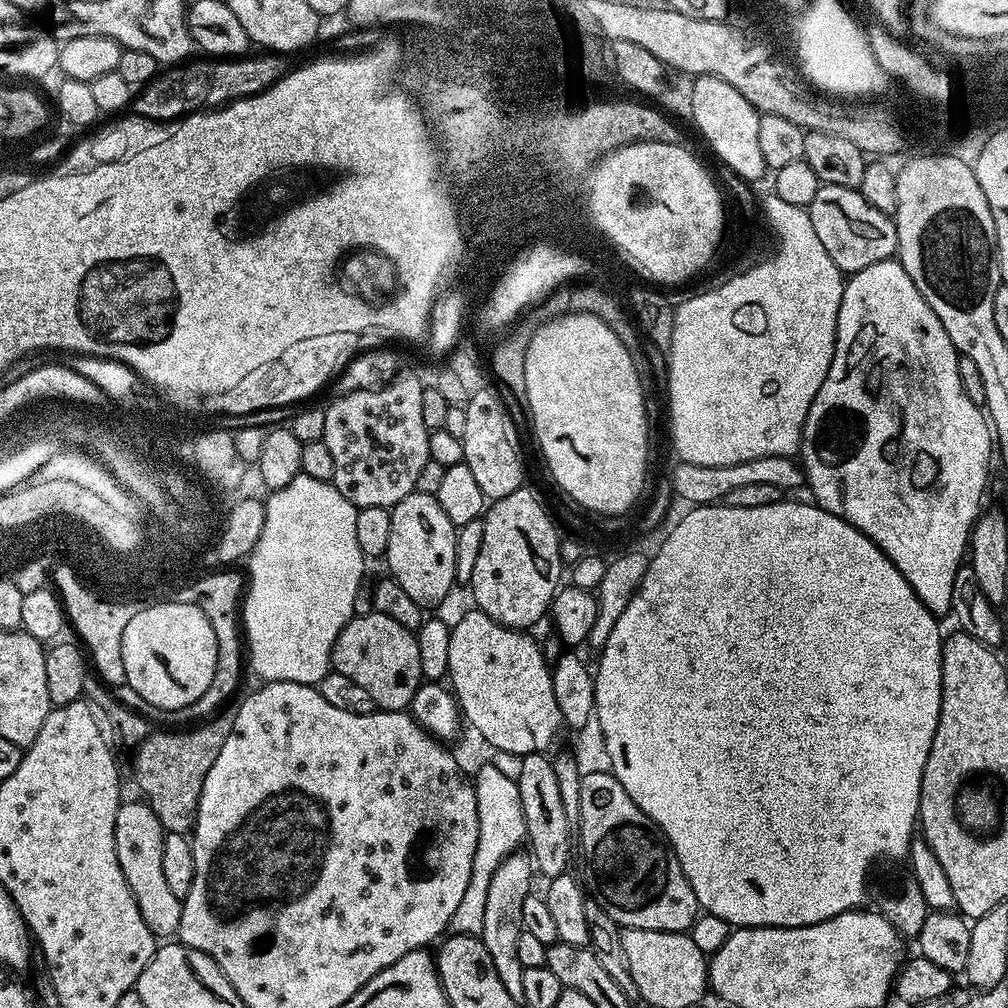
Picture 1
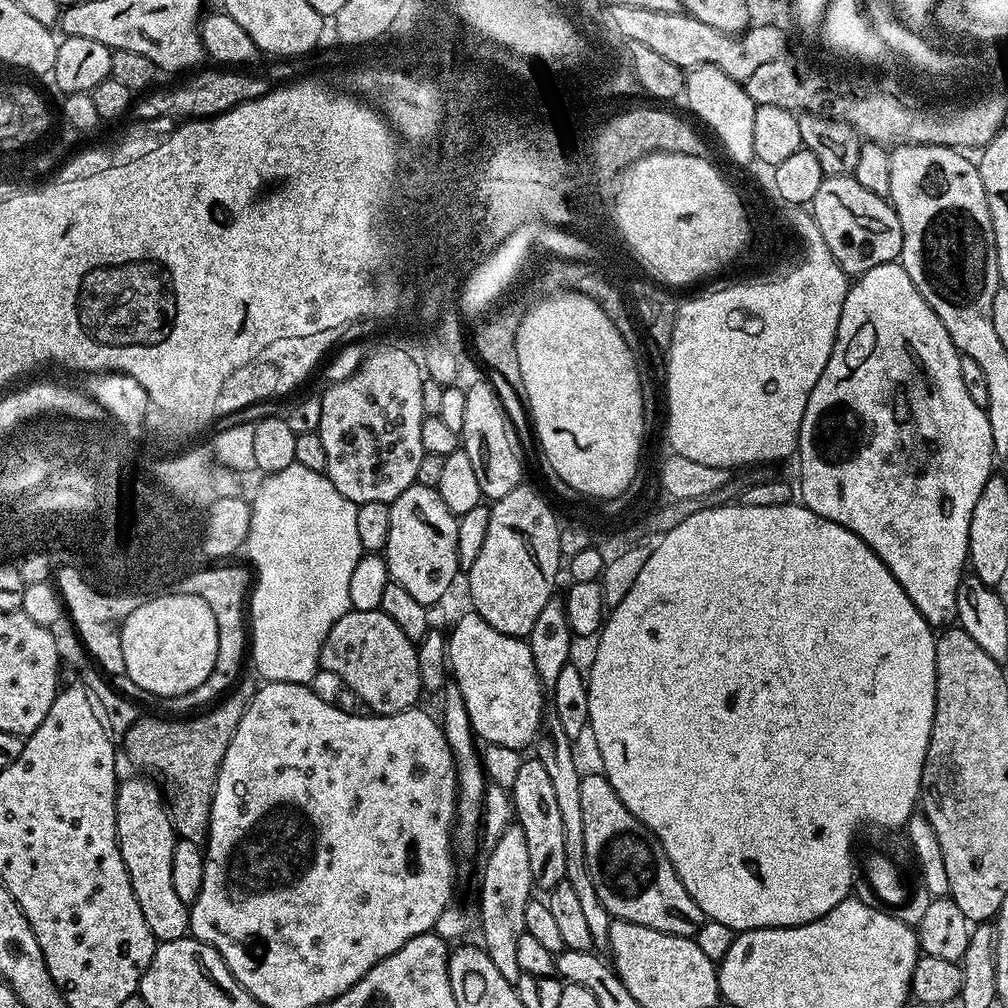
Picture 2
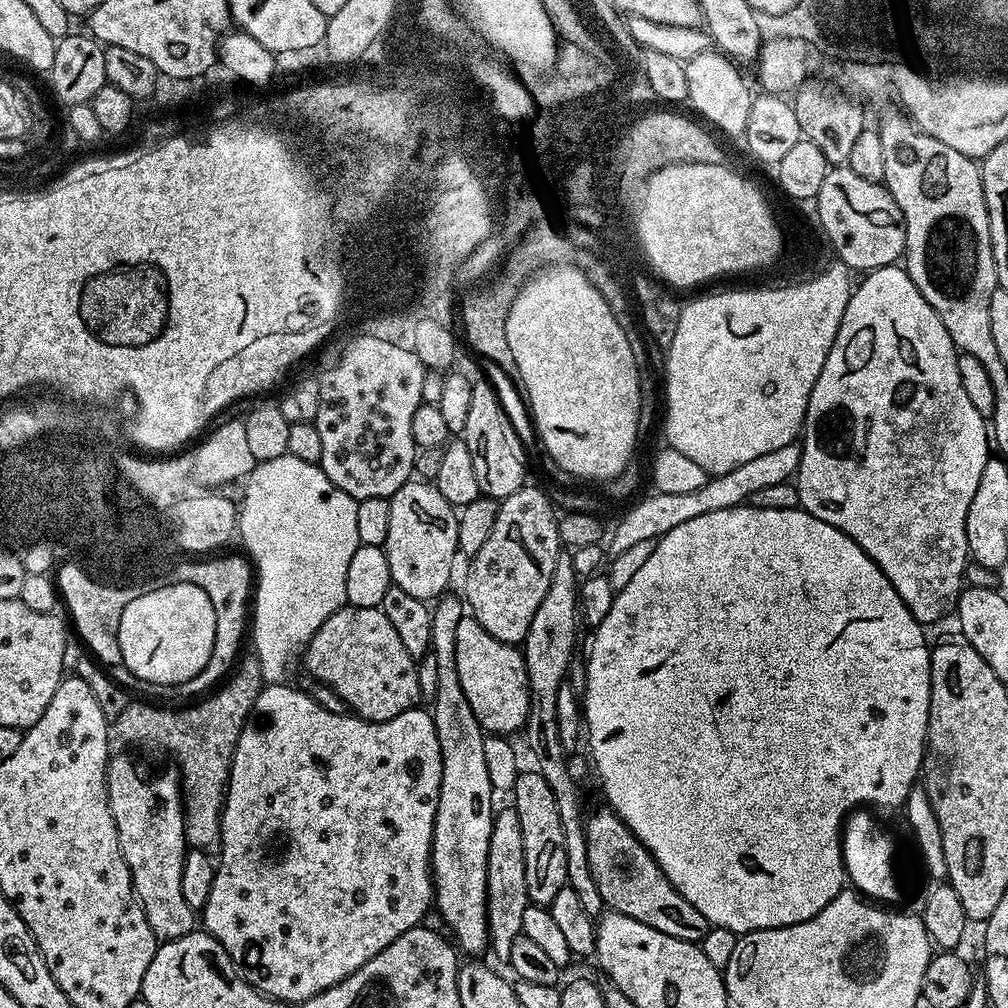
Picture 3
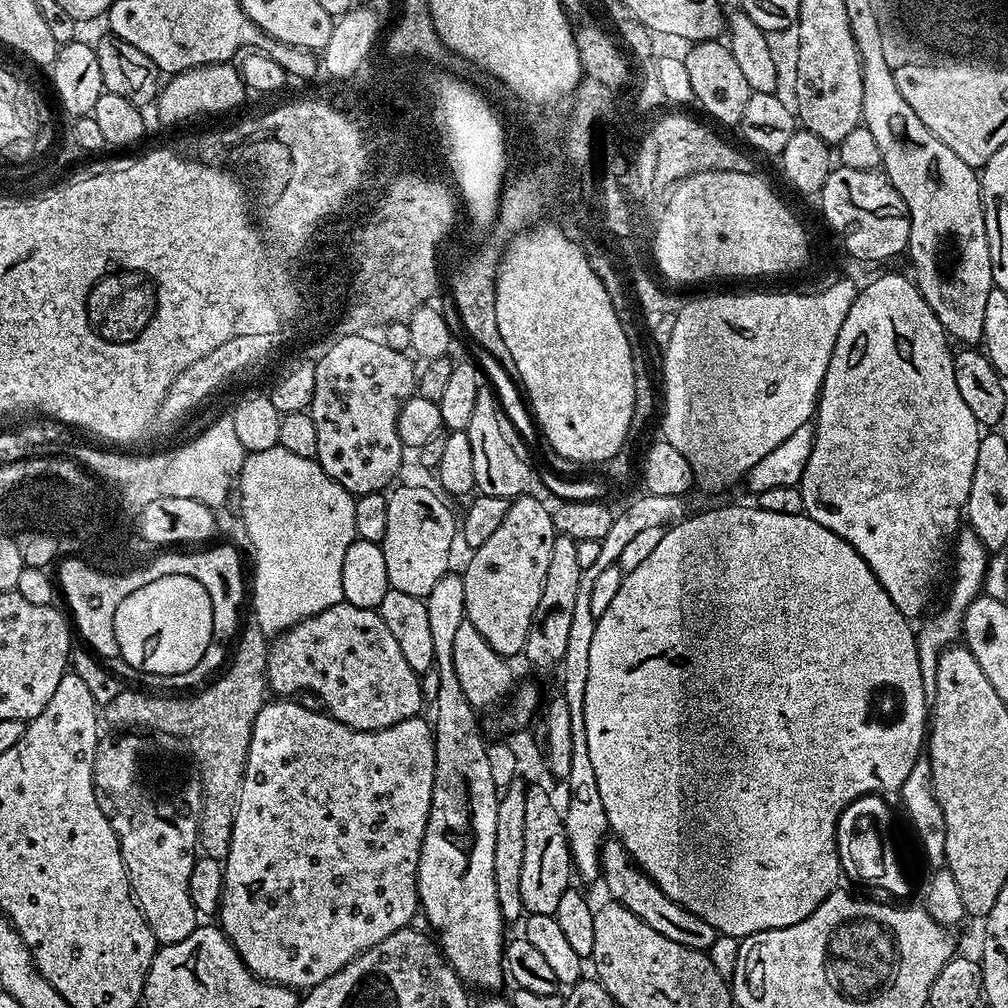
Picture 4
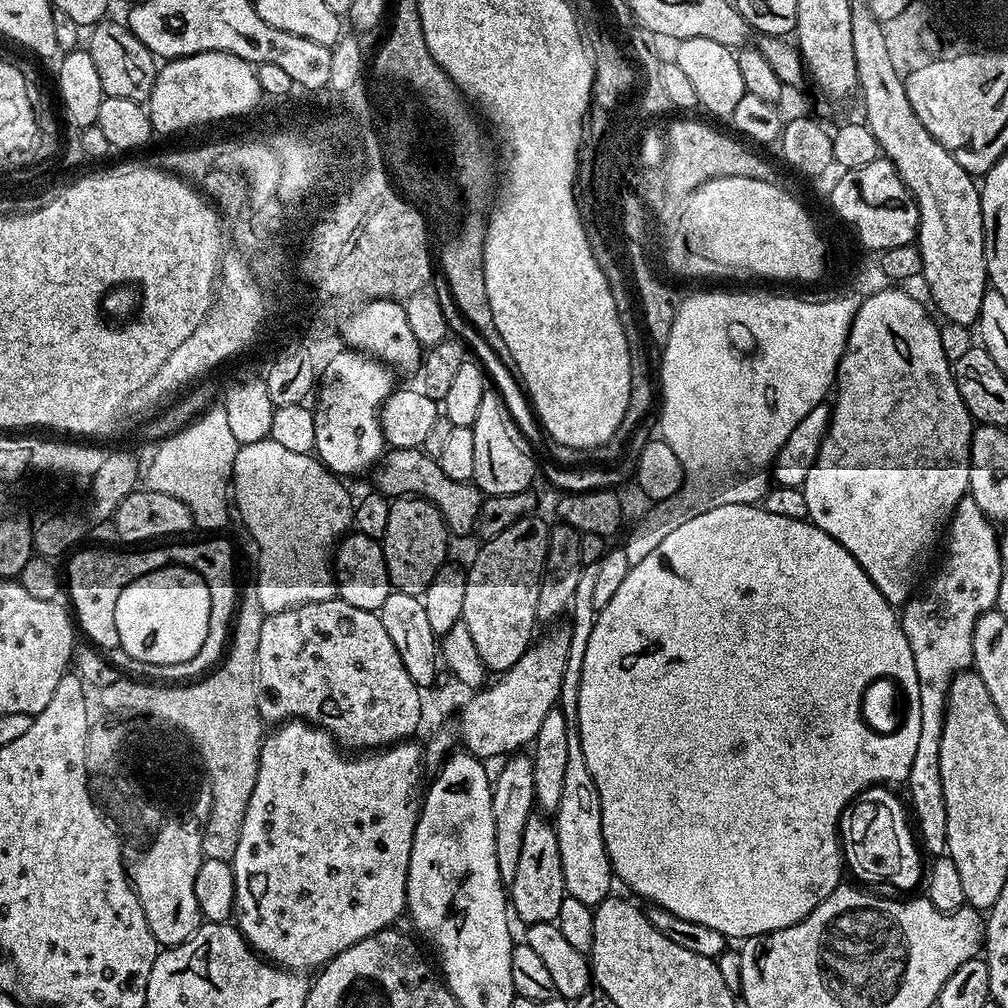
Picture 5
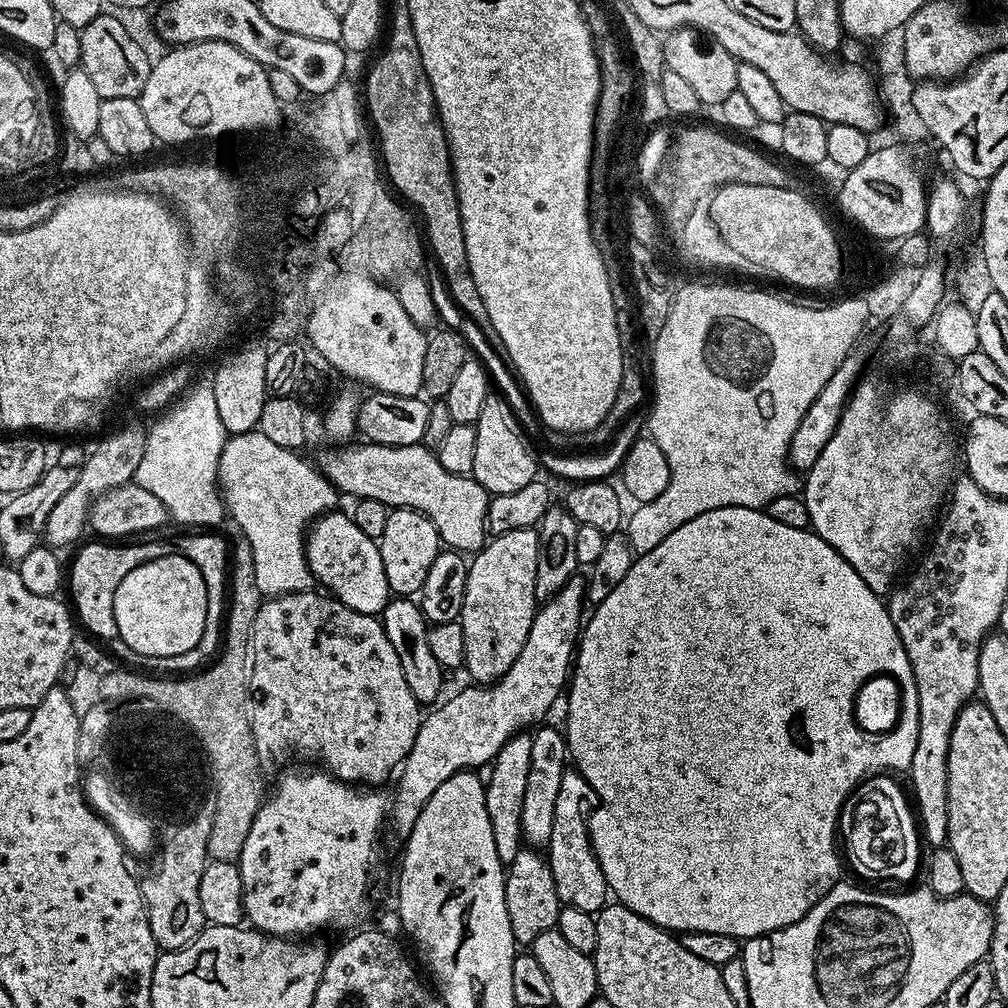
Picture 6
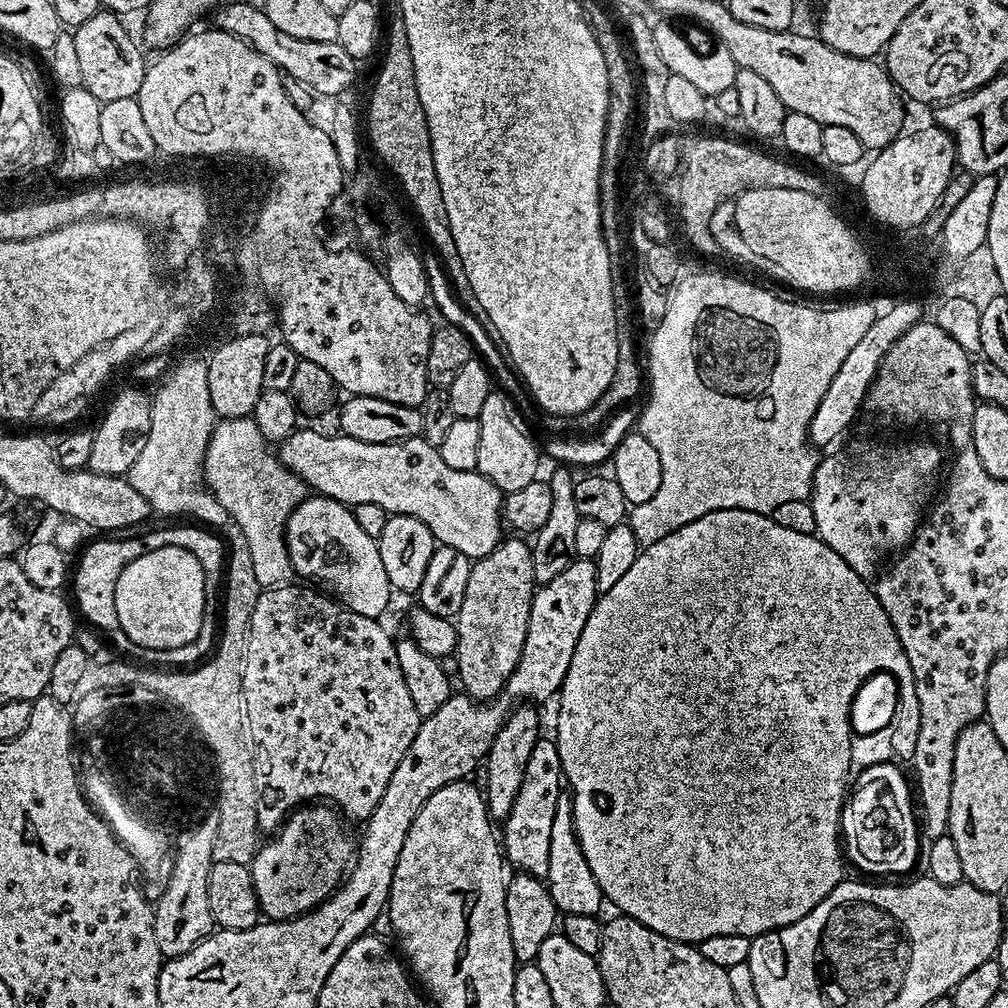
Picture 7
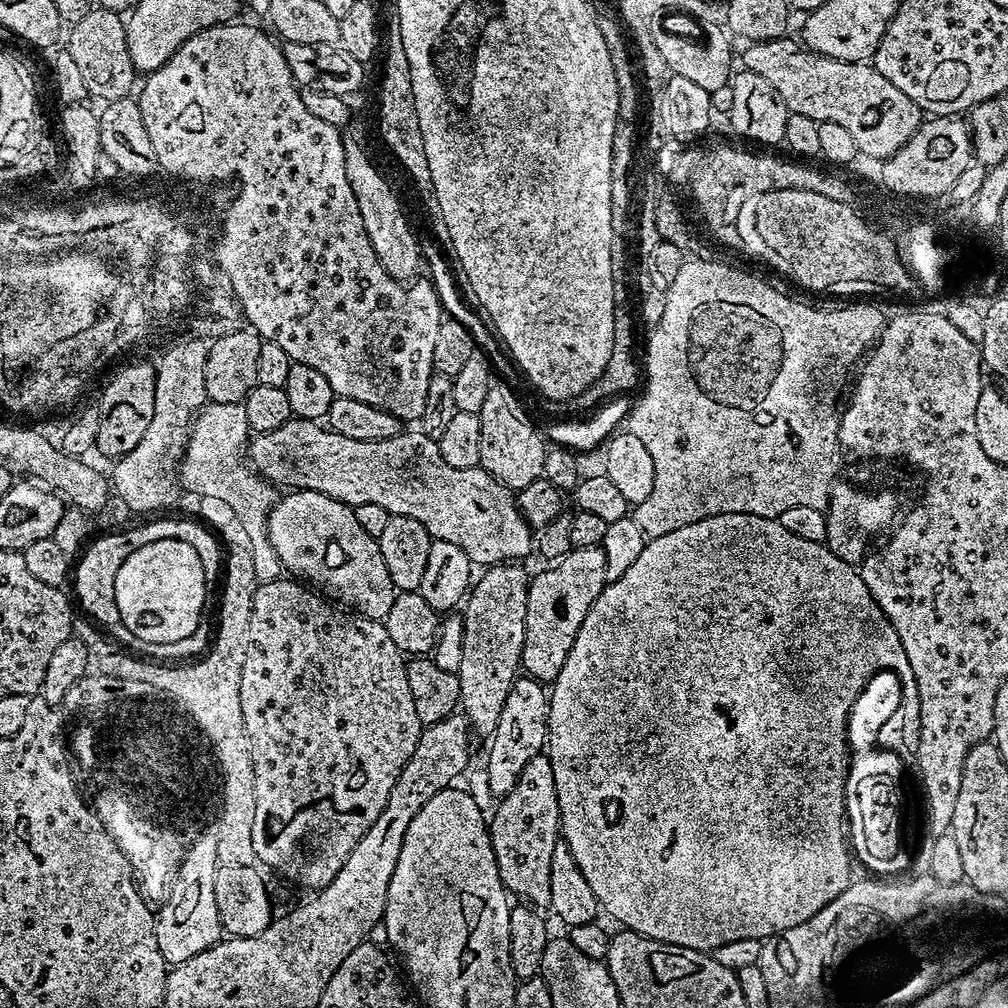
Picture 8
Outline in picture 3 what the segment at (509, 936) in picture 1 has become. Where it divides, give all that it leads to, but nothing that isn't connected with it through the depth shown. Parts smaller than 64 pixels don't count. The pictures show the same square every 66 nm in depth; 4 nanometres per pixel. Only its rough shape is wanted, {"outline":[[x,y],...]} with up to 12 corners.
{"outline":[[516,809],[492,817],[490,952],[506,962],[530,907]]}

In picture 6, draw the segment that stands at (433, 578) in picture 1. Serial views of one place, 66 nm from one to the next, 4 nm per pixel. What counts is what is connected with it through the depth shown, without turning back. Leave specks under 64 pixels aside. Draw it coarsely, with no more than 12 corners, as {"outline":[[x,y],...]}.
{"outline":[[393,508],[378,543],[389,593],[415,597],[442,541],[434,522]]}

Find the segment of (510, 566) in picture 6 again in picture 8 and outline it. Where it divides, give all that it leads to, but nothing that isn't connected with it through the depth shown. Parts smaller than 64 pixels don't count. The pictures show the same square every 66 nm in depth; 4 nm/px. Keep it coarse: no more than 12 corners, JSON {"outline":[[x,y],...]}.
{"outline":[[483,569],[462,604],[459,711],[491,738],[522,665],[529,573]]}

